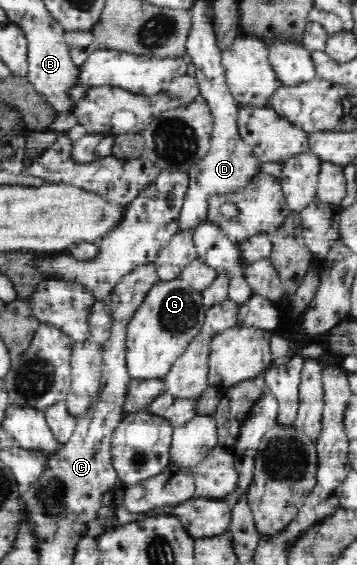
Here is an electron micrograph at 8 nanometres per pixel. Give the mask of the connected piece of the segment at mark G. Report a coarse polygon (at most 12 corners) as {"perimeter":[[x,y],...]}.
{"perimeter":[[151,288],[126,329],[132,380],[163,380],[204,329],[202,294]]}

